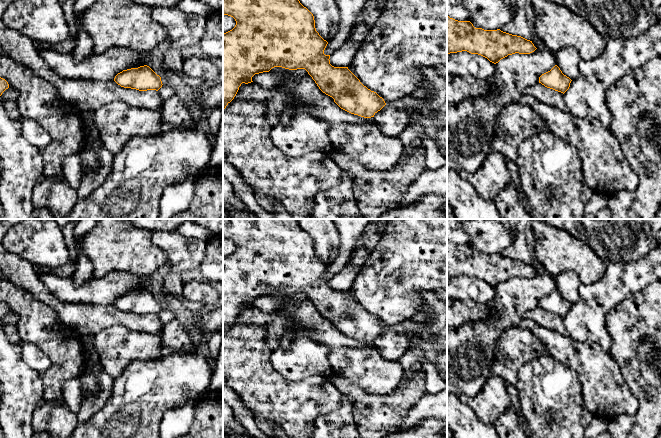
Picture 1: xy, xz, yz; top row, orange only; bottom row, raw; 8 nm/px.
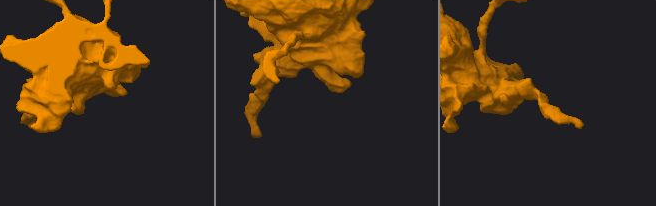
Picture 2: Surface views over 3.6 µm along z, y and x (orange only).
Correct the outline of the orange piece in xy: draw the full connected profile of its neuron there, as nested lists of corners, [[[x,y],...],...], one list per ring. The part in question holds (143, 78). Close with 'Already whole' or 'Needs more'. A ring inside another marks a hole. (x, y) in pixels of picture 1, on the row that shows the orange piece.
[[[147,65],[123,70],[115,76],[114,81],[121,87],[139,91],[158,91],[163,85],[161,77]]]. Already whole

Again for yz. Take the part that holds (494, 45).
[[[447,15],[447,54],[467,51],[496,64],[515,53],[530,54],[537,48],[521,36],[497,30],[475,28],[470,21],[458,21]]]. Already whole

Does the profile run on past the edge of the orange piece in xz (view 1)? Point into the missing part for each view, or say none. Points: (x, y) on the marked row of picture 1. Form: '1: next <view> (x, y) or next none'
1: next none

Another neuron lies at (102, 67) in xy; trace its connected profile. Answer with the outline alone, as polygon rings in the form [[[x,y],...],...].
[[[113,47],[100,54],[76,62],[70,54],[56,50],[39,50],[40,57],[59,76],[71,80],[105,82],[114,80],[123,70],[147,65],[149,52],[138,52],[128,48]]]

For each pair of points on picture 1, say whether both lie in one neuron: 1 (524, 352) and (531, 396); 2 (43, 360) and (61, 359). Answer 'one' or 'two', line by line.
1: two
2: two

